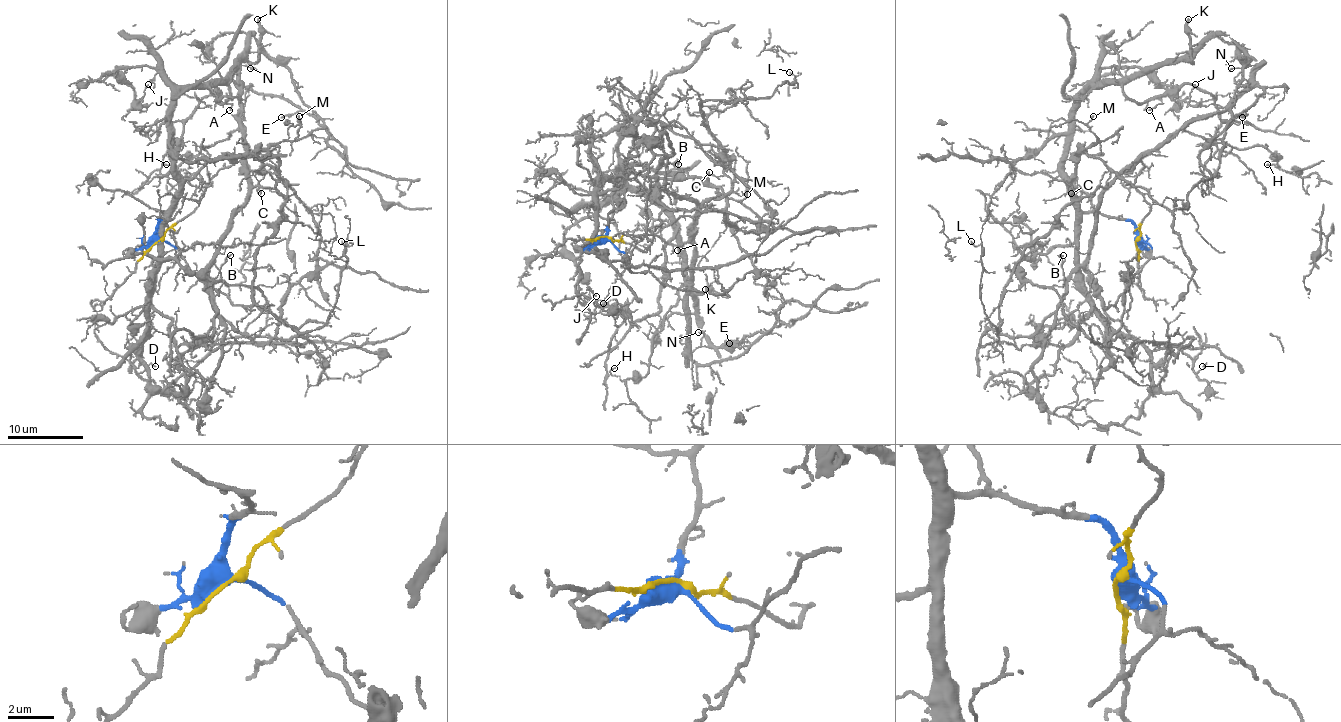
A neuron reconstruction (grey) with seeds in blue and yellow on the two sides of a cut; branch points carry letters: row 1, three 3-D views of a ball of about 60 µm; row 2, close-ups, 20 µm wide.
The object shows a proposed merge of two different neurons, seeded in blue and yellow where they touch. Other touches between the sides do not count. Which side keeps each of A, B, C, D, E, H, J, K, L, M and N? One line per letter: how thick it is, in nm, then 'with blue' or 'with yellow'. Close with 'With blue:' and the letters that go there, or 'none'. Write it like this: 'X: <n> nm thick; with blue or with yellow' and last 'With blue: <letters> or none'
A: 130 nm thick; with blue
B: 200 nm thick; with yellow
C: 120 nm thick; with yellow
D: 110 nm thick; with blue
E: 130 nm thick; with yellow
H: 130 nm thick; with yellow
J: 110 nm thick; with blue
K: 300 nm thick; with blue
L: 120 nm thick; with yellow
M: 130 nm thick; with blue
N: 140 nm thick; with yellow
With blue: A, D, J, K, M

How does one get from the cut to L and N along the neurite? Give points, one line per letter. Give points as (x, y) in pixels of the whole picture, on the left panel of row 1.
L: (157, 241), (238, 161), (254, 186), (286, 199), (256, 251), (252, 296), (299, 332), (333, 308), (341, 241)
N: (157, 241), (199, 205), (219, 171), (246, 154), (240, 122), (240, 66), (250, 68)

